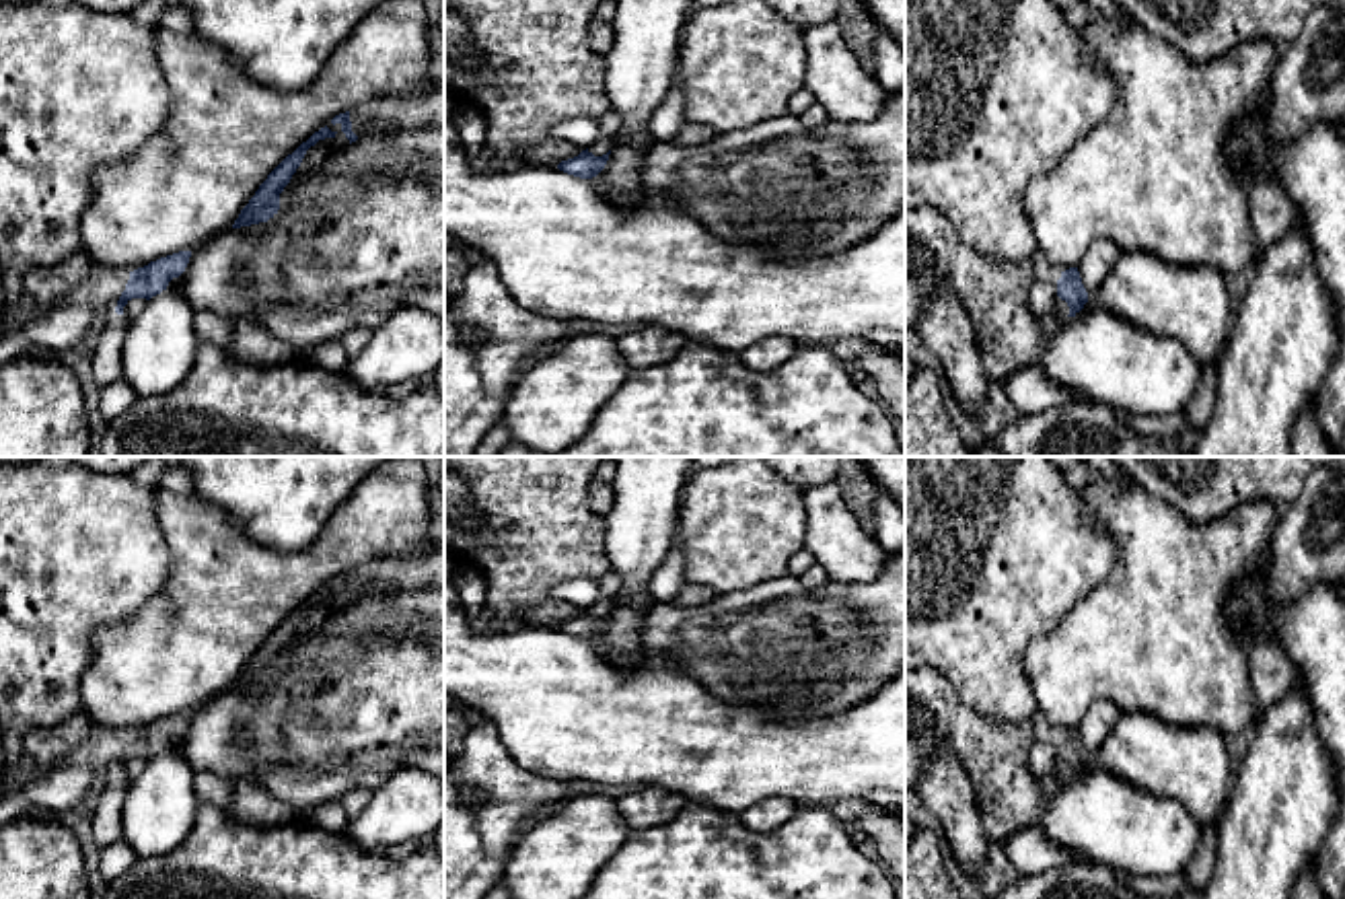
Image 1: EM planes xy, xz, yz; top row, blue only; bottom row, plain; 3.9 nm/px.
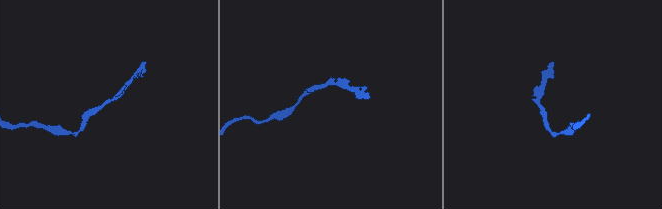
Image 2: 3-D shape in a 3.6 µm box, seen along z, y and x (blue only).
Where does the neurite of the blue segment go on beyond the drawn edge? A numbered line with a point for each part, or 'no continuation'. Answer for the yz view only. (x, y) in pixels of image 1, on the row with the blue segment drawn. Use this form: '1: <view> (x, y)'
1: yz (1060, 309)

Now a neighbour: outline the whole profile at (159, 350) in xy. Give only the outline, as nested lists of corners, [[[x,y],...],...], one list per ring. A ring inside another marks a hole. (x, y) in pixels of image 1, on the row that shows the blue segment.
[[[162,290],[130,319],[121,346],[121,379],[136,395],[177,389],[191,372],[199,348],[195,311],[181,292]]]

